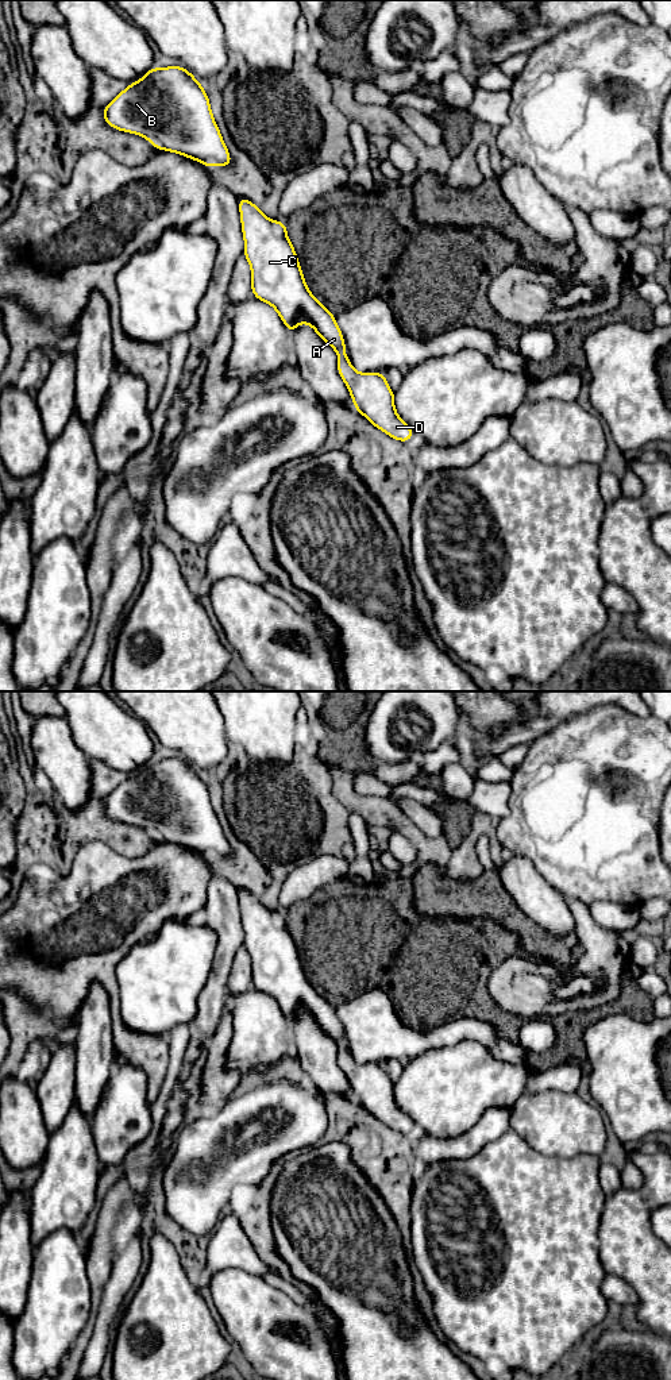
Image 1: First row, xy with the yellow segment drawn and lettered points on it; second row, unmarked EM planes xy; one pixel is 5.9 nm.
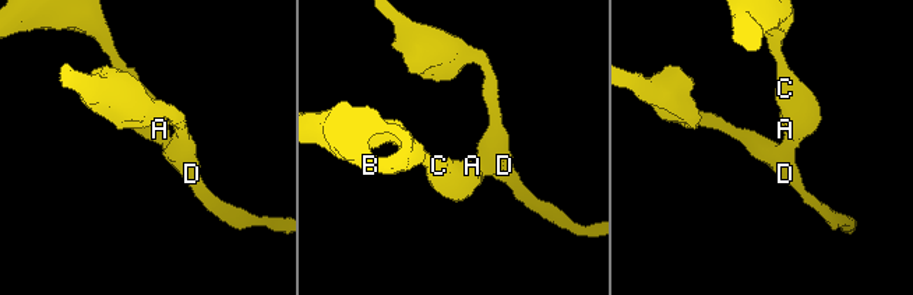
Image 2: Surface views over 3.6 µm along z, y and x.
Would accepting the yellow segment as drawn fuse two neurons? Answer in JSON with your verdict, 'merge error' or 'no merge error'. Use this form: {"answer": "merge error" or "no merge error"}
{"answer": "no merge error"}

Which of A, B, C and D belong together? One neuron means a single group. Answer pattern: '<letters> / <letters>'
A B C D

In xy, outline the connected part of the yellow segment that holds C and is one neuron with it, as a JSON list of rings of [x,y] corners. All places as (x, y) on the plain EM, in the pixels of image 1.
[[[238,888],[244,929],[243,945],[251,957],[252,987],[270,995],[292,1025],[298,1015],[308,1014],[316,1025],[338,1044],[338,1064],[344,1072],[354,1099],[374,1118],[390,1129],[406,1134],[414,1122],[397,1106],[394,1099],[394,1083],[387,1076],[383,1064],[356,1064],[346,1046],[346,1034],[335,1006],[329,1003],[308,980],[302,961],[286,924],[285,913],[274,913],[265,907],[257,895],[244,888]]]

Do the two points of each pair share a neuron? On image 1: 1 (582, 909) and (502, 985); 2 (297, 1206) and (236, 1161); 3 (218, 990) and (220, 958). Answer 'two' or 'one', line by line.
1: one
2: two
3: one

